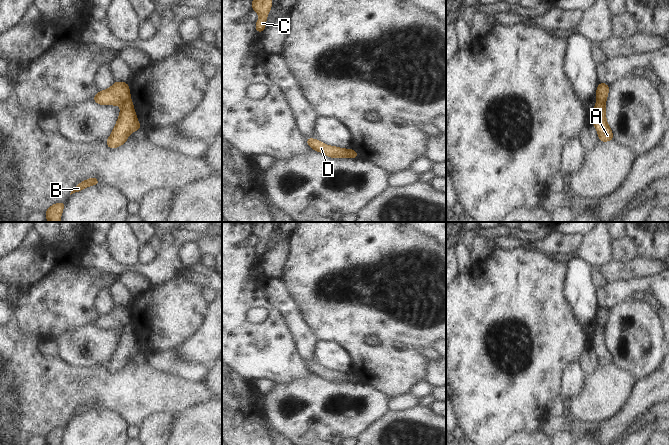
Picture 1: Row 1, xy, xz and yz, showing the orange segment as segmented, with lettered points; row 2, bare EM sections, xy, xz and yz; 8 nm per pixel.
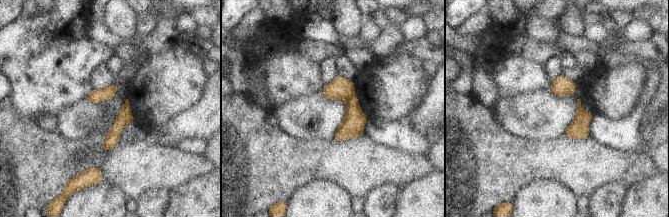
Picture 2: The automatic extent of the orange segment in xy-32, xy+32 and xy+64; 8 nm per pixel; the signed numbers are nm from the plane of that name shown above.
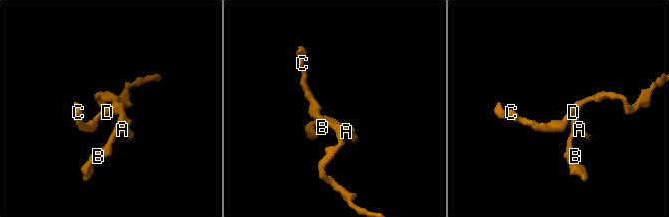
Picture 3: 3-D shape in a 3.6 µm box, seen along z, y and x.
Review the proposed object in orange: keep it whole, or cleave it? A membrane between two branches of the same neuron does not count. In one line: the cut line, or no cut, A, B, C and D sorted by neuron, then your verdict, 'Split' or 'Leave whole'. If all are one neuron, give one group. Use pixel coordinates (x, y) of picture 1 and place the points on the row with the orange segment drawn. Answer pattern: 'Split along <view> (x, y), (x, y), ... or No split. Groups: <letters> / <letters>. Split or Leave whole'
Split along xy (129, 98), (120, 104). Groups: A B / C D. Split

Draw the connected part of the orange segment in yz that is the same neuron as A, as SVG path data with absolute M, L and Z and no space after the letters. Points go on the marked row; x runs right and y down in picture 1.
M598 101L592 112L591 123L596 127L599 141L608 142L614 140L614 135L606 120L606 102Z

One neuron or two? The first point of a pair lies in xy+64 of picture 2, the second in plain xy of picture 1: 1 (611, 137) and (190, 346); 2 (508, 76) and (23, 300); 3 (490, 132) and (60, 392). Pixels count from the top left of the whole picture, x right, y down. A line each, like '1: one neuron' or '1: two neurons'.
1: two neurons
2: one neuron
3: one neuron

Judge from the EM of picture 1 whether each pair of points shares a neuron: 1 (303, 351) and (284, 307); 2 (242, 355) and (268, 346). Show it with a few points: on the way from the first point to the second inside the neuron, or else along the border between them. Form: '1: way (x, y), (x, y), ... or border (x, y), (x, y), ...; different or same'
1: way (303, 340), (303, 335), (293, 318); same
2: way (248, 350), (262, 350); same

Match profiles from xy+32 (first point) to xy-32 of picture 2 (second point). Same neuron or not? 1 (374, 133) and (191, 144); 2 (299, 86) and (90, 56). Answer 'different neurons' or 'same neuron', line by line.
1: same neuron
2: same neuron

